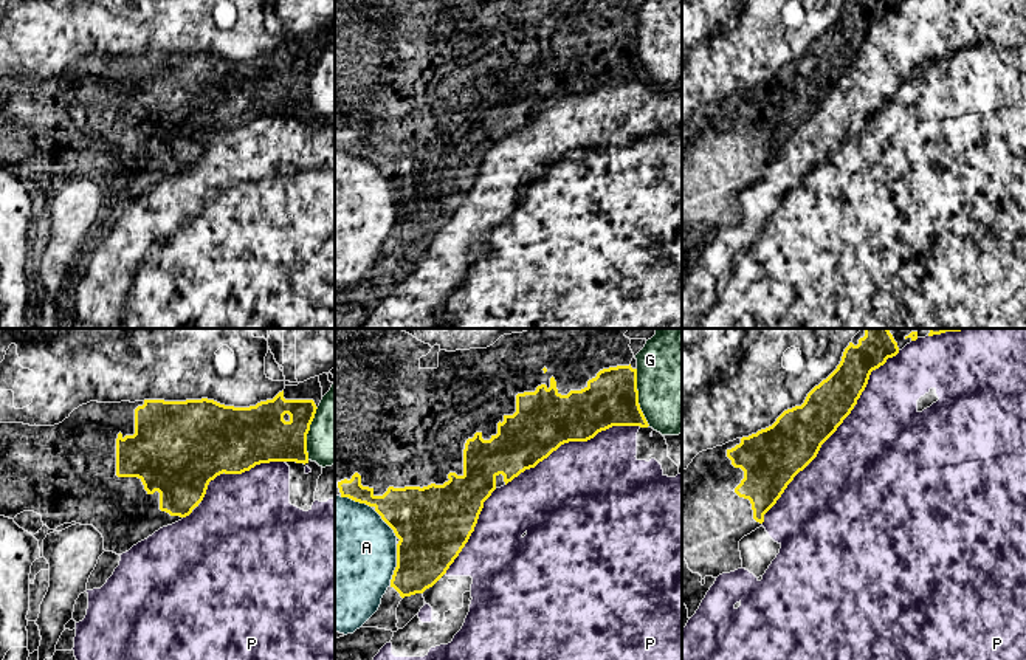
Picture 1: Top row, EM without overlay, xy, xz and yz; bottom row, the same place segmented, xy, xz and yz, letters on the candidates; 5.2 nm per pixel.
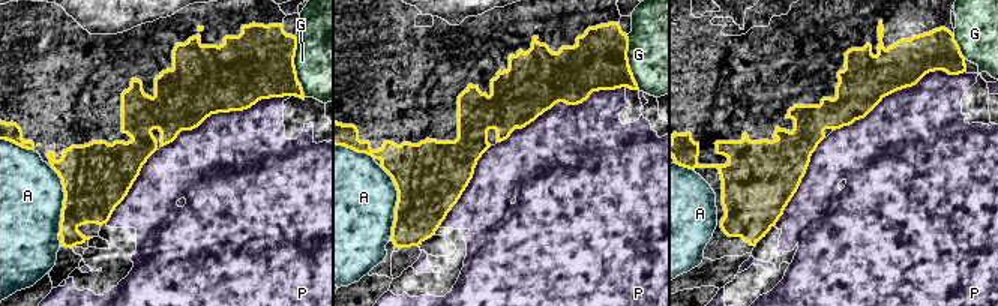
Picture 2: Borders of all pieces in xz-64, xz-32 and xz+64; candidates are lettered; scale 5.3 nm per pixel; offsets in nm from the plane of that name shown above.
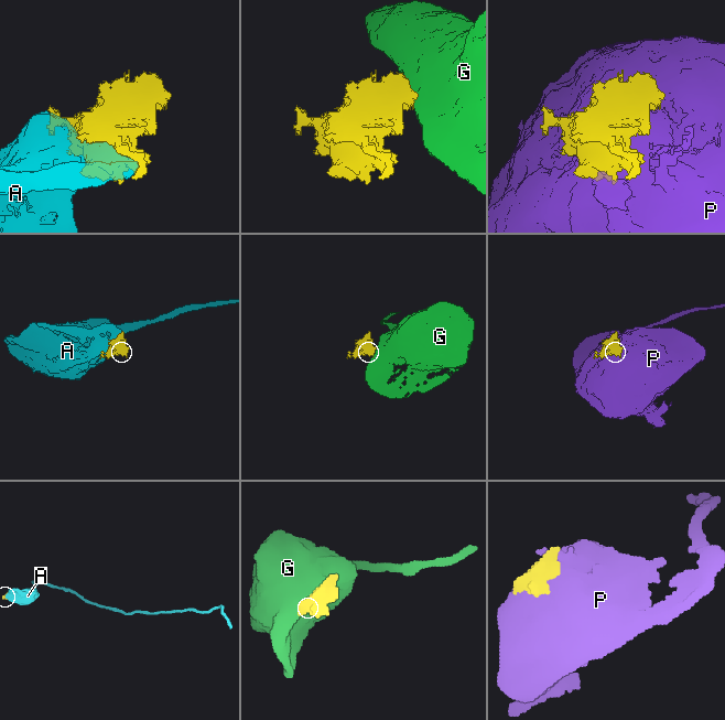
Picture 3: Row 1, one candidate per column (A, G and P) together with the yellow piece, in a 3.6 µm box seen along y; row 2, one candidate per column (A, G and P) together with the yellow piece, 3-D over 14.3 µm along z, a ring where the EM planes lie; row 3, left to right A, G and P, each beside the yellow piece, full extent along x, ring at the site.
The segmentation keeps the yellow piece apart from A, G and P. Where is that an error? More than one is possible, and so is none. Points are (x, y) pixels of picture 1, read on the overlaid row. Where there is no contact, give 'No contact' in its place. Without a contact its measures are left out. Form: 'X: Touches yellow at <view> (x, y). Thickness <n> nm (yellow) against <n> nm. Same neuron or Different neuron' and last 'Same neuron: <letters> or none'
A: Touches yellow at xz (397, 564). Thickness 360 nm (yellow) against 480 nm. Different neuron
G: Touches yellow at xz (637, 397). Thickness 280 nm (yellow) against 460 nm. Different neuron
P: Touches yellow at yz (833, 433). Thickness 280 nm (yellow) against 500 nm. Same neuron
Same neuron: P

